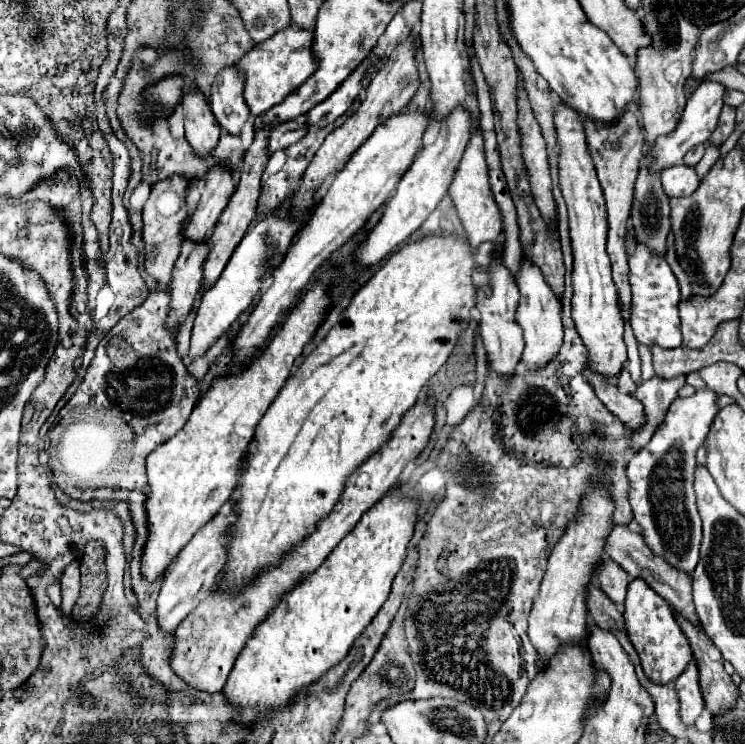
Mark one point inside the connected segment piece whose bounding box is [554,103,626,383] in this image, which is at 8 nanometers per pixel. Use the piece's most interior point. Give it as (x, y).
(595, 310)

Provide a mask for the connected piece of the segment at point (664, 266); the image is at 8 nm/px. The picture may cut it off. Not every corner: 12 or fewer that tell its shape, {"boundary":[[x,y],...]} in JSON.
{"boundary":[[636,245],[630,257],[632,331],[674,349],[680,287],[668,263]]}

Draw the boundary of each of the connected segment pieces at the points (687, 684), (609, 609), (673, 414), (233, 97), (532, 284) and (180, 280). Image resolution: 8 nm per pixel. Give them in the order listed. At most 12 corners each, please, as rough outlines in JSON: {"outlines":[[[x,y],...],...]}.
{"outlines":[[[696,661],[674,681],[680,717],[694,725],[704,709]],[[588,587],[588,613],[606,631],[626,633],[622,611],[596,587]],[[678,397],[628,463],[630,505],[656,555],[694,571],[696,449],[718,413]],[[224,67],[210,89],[216,121],[240,135],[250,109],[244,75]],[[536,265],[516,279],[522,363],[542,369],[562,347],[560,303]],[[186,241],[172,271],[168,325],[190,313],[206,241]]]}

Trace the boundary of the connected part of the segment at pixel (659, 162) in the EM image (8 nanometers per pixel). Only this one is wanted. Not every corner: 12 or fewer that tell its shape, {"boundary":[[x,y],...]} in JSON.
{"boundary":[[706,79],[688,97],[678,127],[658,137],[658,173],[708,141],[726,87]]}

